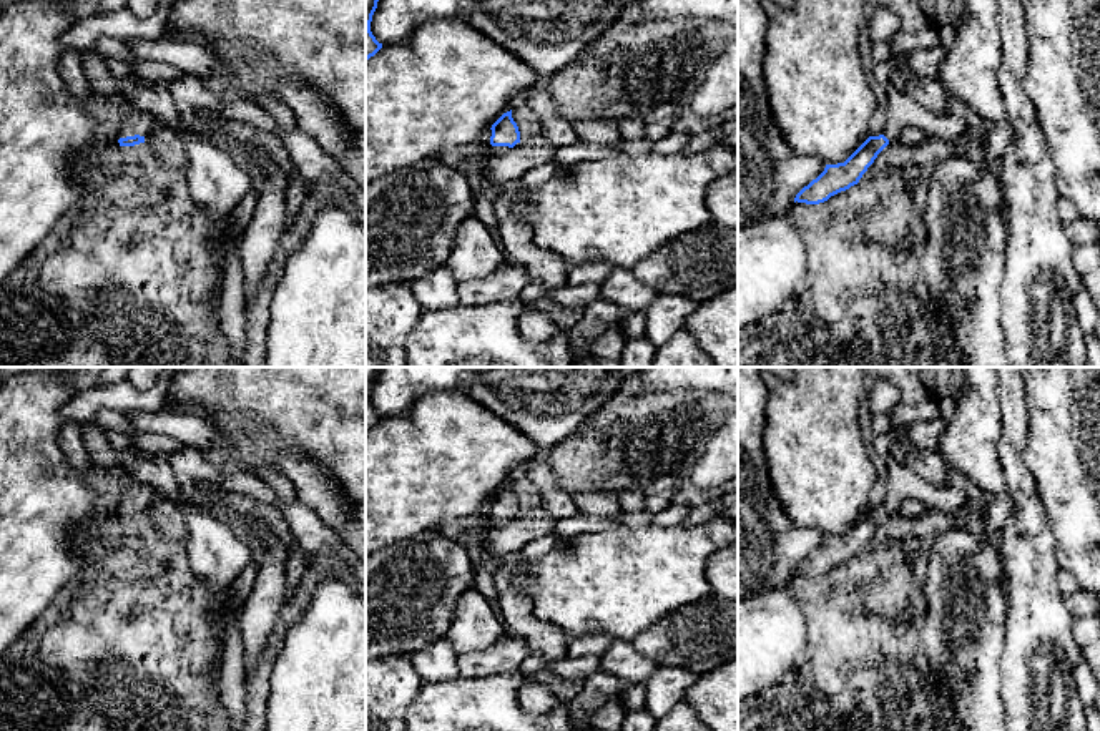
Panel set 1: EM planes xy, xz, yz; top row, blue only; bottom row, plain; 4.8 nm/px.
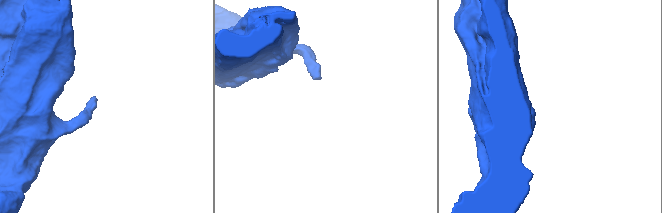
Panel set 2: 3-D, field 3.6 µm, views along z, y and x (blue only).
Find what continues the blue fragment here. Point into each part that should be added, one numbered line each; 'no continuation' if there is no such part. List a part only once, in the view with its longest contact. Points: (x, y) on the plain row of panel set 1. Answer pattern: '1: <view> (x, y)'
1: xy (135, 494)

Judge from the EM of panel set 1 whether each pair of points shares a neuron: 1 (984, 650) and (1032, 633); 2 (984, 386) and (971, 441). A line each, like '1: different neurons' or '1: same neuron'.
1: different neurons
2: same neuron

